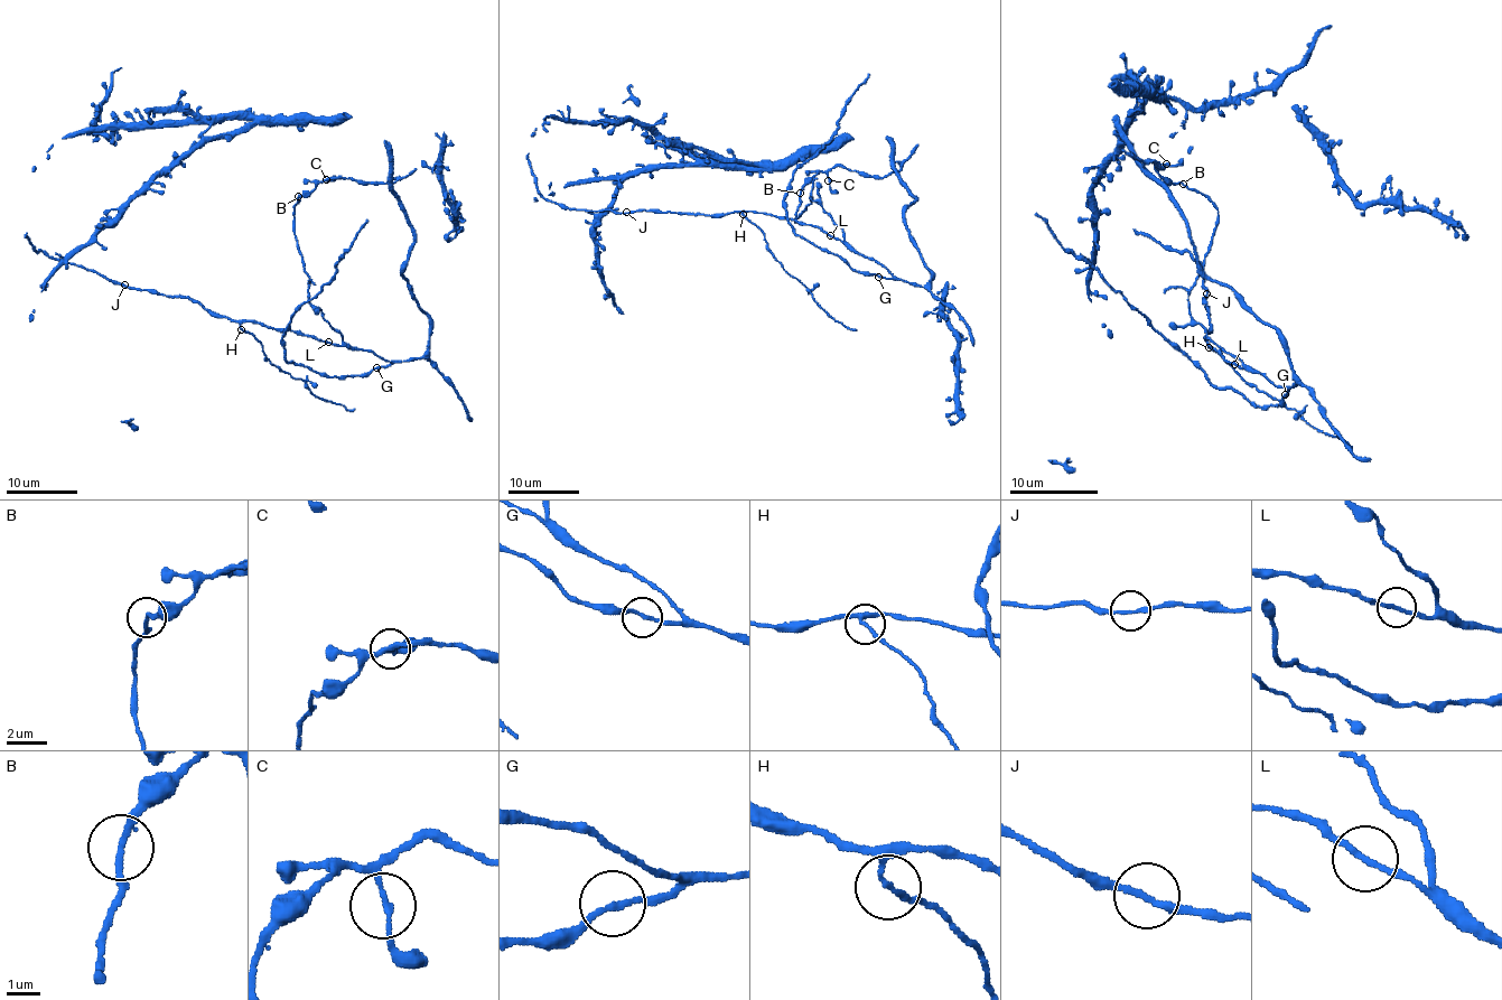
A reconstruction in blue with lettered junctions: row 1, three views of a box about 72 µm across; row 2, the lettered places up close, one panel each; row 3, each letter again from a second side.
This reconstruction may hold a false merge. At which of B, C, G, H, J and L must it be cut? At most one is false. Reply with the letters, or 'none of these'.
none of these

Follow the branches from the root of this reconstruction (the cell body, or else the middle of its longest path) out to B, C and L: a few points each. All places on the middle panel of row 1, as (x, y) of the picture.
B: (879, 177), (864, 177), (833, 166), (819, 171), (800, 193)
C: (879, 177), (864, 177), (836, 166), (828, 173), (828, 180)
L: (879, 177), (833, 166), (819, 171), (803, 187), (796, 221), (810, 198), (842, 230), (845, 241), (830, 235)

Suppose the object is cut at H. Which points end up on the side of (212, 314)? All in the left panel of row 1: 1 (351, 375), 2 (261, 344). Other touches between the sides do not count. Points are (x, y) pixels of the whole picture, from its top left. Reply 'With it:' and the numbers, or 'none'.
With it: 1

